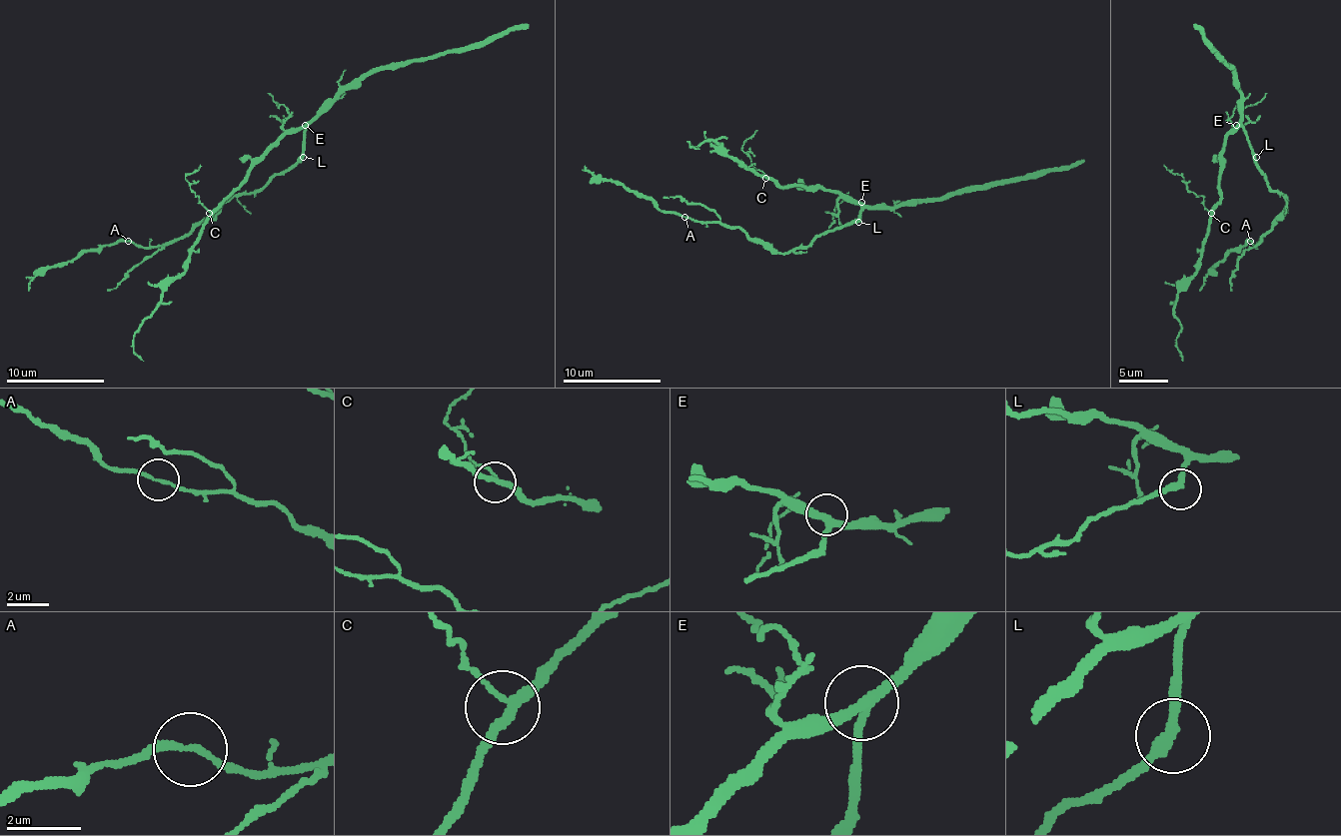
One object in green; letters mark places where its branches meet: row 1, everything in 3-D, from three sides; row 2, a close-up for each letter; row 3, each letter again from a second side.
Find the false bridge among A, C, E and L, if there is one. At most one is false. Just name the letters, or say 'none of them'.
A

